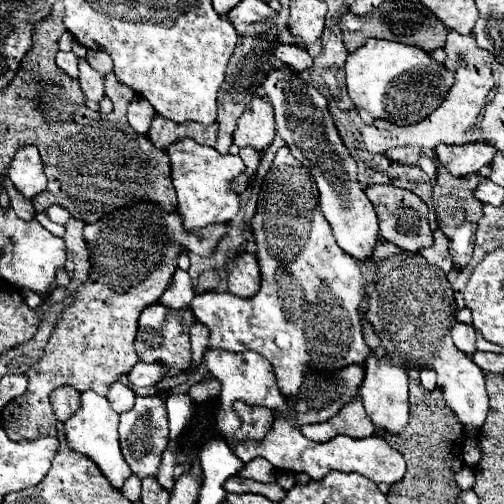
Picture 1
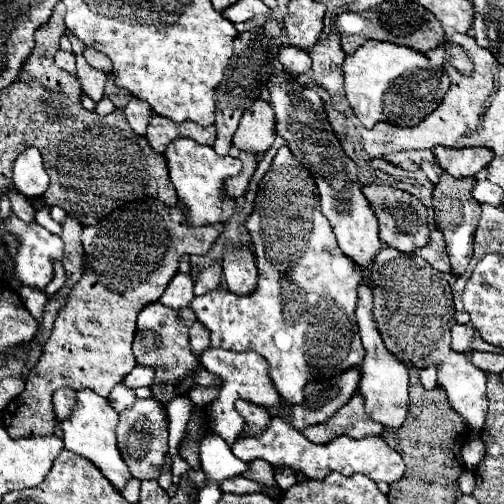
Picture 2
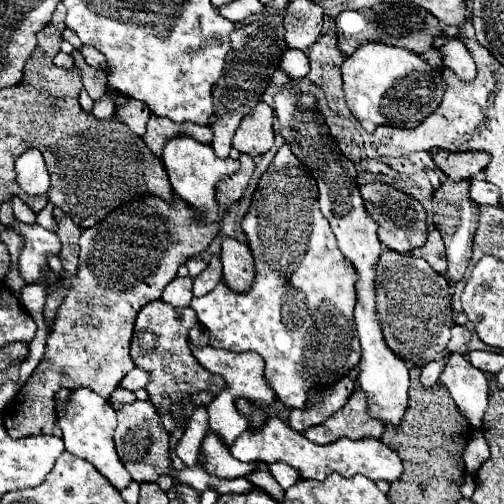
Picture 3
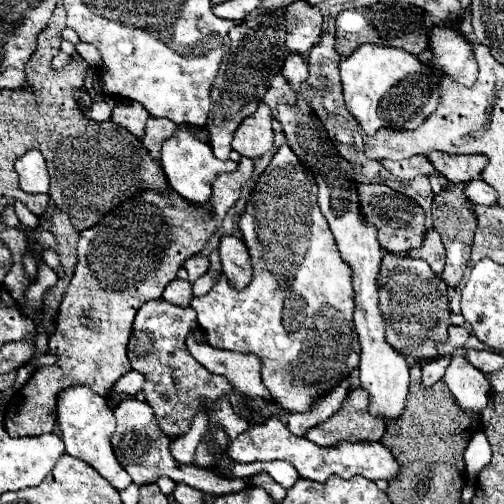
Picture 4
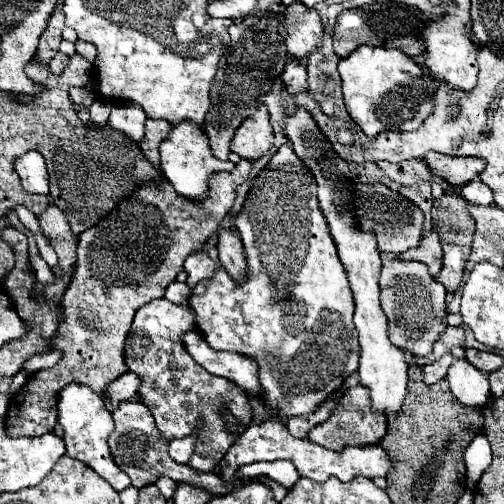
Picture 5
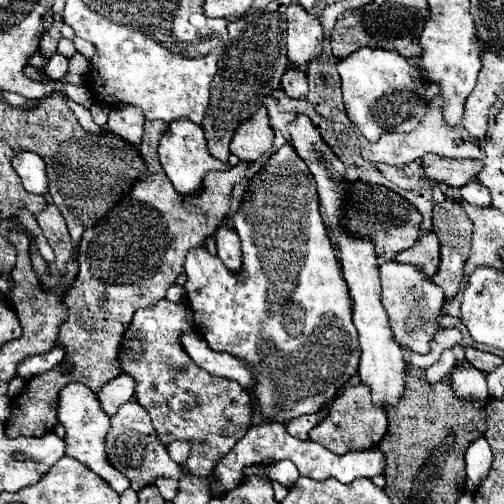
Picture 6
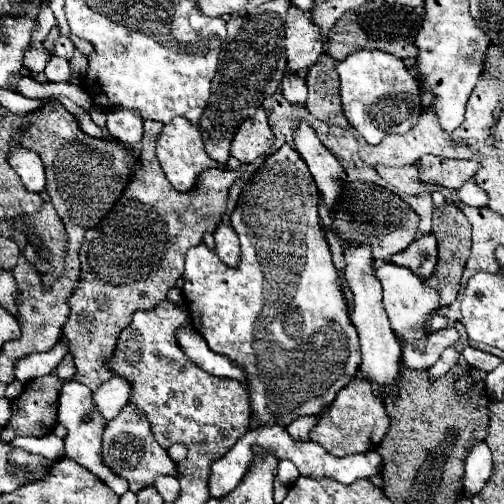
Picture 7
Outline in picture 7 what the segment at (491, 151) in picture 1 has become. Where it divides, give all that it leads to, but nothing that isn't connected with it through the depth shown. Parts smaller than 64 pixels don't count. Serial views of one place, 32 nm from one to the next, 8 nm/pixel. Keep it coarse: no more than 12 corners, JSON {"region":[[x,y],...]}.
{"region":[[420,158],[420,180],[460,188],[480,170],[476,160]]}

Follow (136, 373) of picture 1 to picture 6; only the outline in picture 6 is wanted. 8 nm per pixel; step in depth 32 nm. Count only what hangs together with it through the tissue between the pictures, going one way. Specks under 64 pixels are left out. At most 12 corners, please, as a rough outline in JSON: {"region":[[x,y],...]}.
{"region":[[120,374],[98,392],[104,412],[114,416],[132,400],[136,380]]}

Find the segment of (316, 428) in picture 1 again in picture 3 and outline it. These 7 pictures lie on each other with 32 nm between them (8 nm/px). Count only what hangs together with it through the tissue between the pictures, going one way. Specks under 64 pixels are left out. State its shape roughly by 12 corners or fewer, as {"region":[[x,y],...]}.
{"region":[[356,390],[344,408],[304,436],[314,444],[380,438],[384,424],[366,412]]}

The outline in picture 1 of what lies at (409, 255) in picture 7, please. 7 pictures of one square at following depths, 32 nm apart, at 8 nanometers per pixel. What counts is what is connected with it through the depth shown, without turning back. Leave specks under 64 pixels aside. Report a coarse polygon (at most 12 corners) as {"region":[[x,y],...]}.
{"region":[[434,230],[434,244],[420,250],[430,264],[450,272],[448,236]]}

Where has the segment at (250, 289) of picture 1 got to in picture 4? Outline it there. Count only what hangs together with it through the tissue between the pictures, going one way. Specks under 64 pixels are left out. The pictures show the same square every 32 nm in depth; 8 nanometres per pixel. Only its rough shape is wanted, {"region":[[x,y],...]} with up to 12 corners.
{"region":[[224,234],[220,260],[234,288],[252,280],[252,262],[242,240]]}

